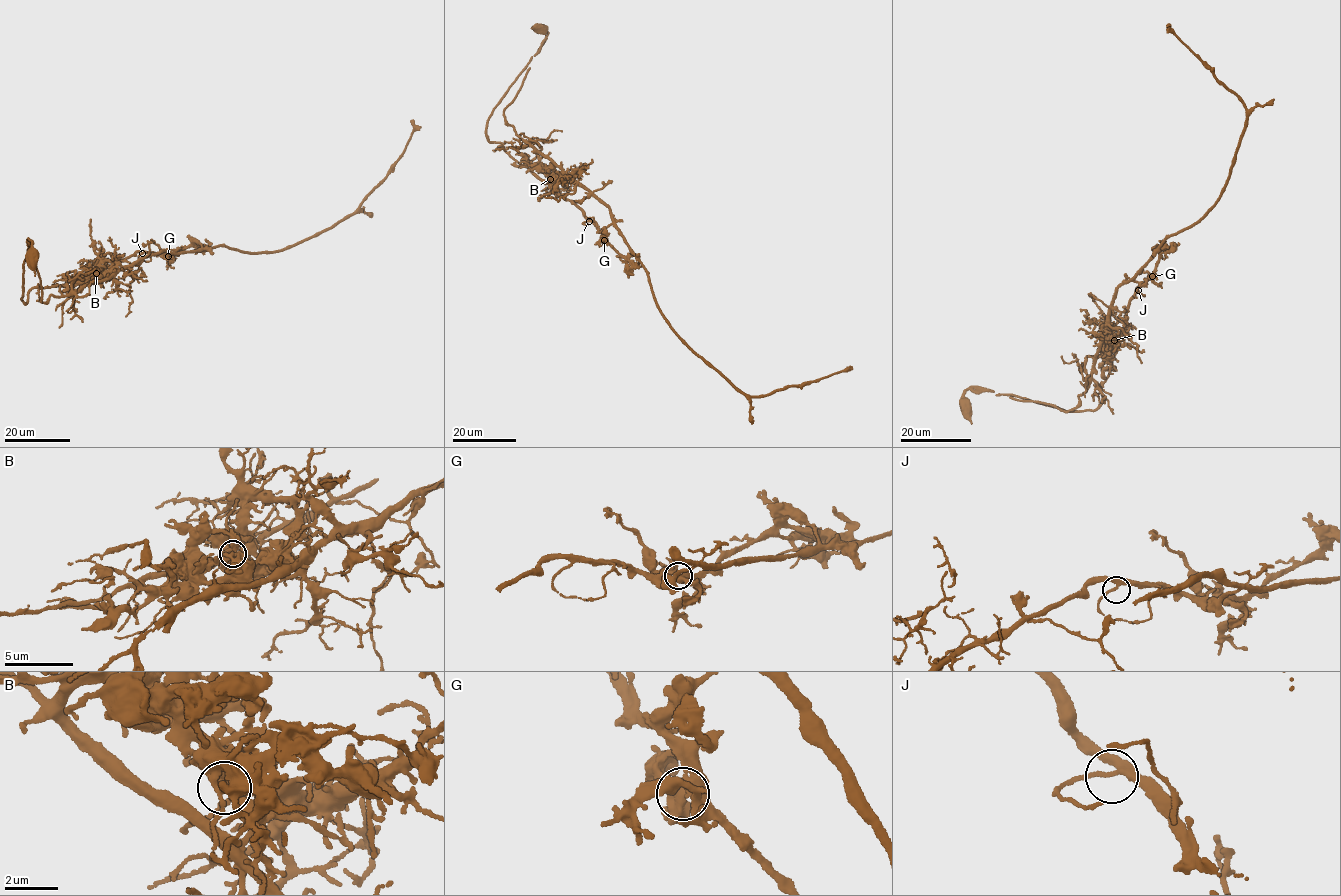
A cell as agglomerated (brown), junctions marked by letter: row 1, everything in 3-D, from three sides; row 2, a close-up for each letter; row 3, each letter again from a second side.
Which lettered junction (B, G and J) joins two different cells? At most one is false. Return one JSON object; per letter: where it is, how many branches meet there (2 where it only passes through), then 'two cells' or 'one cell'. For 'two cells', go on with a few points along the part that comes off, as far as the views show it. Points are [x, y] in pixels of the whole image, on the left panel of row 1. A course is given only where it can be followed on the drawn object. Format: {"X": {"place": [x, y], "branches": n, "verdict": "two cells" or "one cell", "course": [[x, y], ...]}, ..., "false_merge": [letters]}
{"B": {"place": [96, 273], "branches": 3, "verdict": "two cells", "course": [[96, 273], [114, 277], [160, 250], [223, 245], [250, 254], [300, 243], [354, 212], [383, 181], [411, 120]]}, "G": {"place": [168, 256], "branches": 3, "verdict": "one cell"}, "J": {"place": [142, 253], "branches": 3, "verdict": "one cell"}, "false_merge": ["B"]}

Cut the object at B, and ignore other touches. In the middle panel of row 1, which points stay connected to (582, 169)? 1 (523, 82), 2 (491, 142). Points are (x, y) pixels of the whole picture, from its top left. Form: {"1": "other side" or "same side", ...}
{"1": "same side", "2": "other side"}

